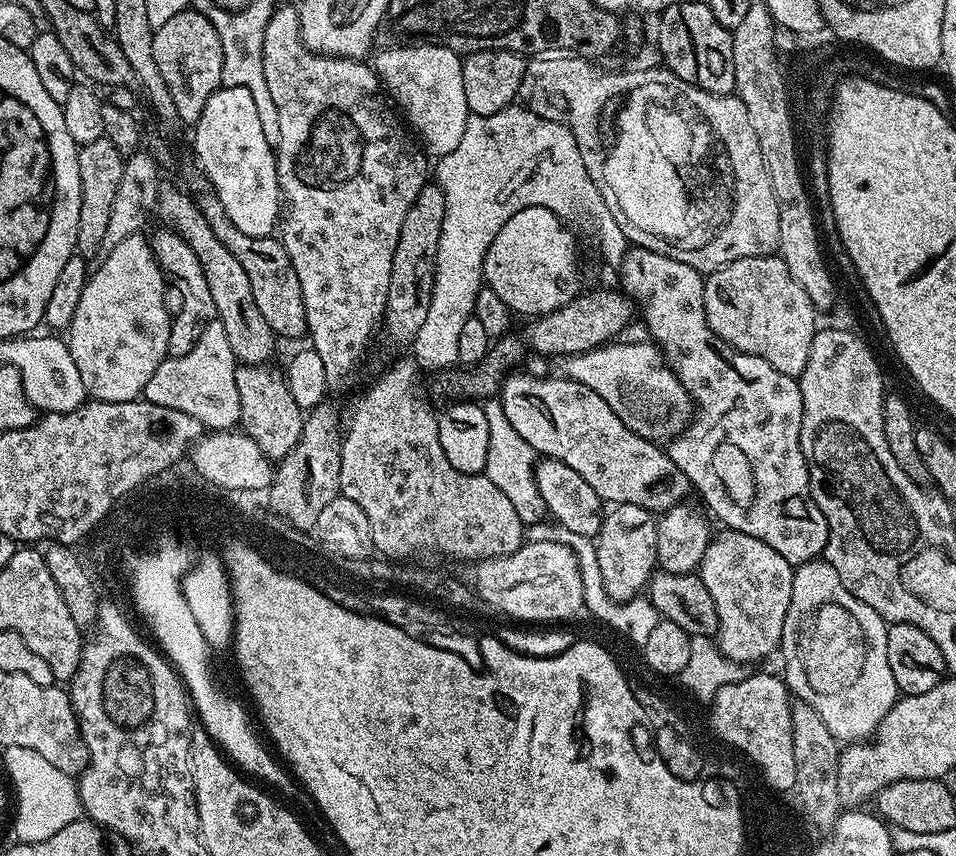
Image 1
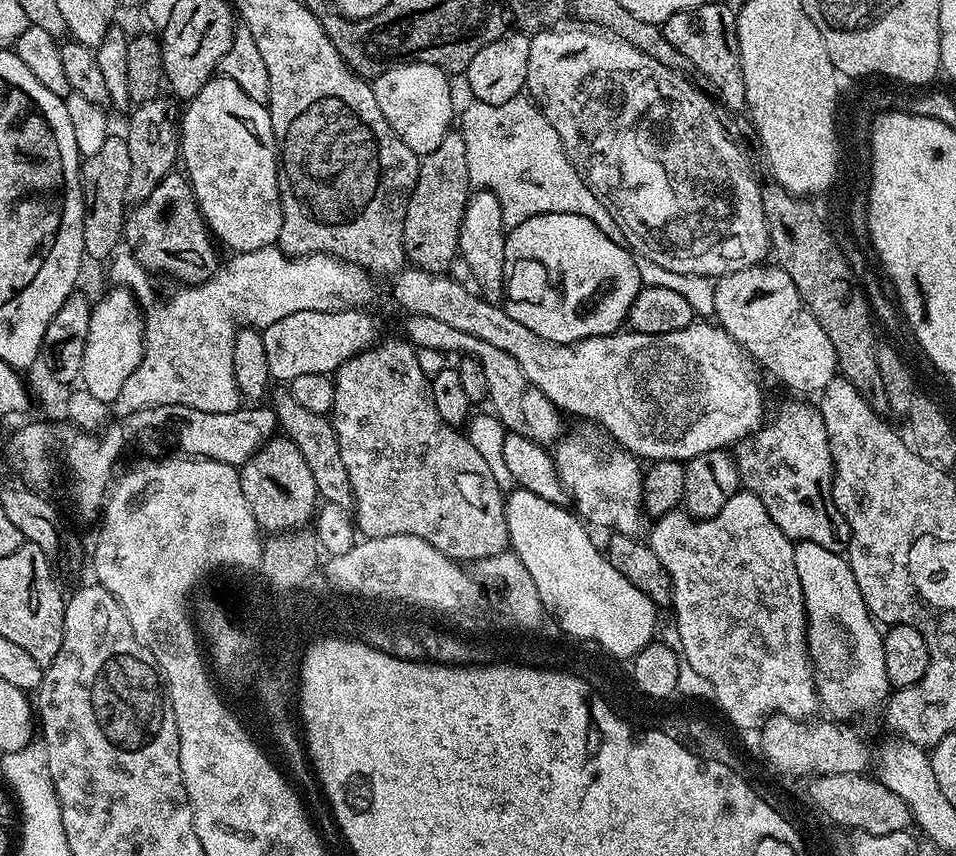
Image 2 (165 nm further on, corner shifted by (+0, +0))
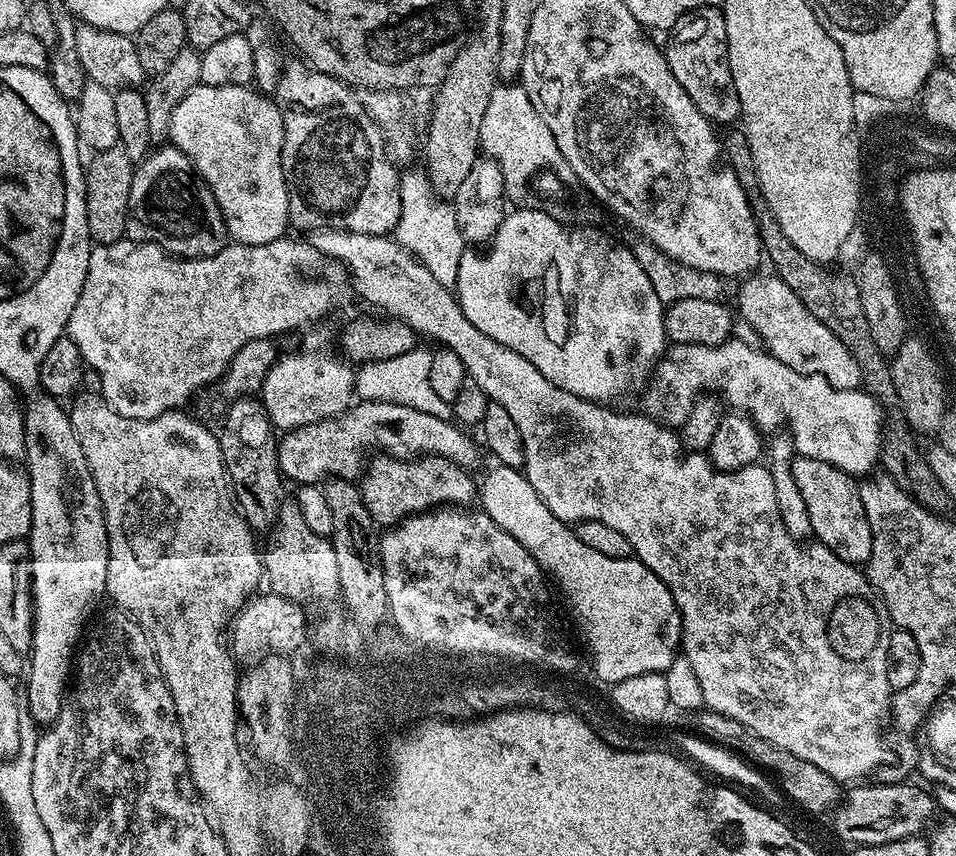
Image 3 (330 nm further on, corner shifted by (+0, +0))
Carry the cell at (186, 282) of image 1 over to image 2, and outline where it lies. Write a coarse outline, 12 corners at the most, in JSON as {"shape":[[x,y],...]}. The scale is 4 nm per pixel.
{"shape":[[174,170],[124,221],[130,255],[184,286],[216,273],[217,245]]}

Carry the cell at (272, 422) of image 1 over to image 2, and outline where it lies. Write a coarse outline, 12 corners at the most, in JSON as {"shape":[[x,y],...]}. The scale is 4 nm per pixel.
{"shape":[[280,434],[239,465],[265,533],[299,530],[318,493],[306,458]]}

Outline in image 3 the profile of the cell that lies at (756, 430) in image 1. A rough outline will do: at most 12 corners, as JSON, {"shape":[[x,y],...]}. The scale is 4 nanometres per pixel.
{"shape":[[796,456],[794,482],[815,539],[867,565],[872,535],[860,484]]}

